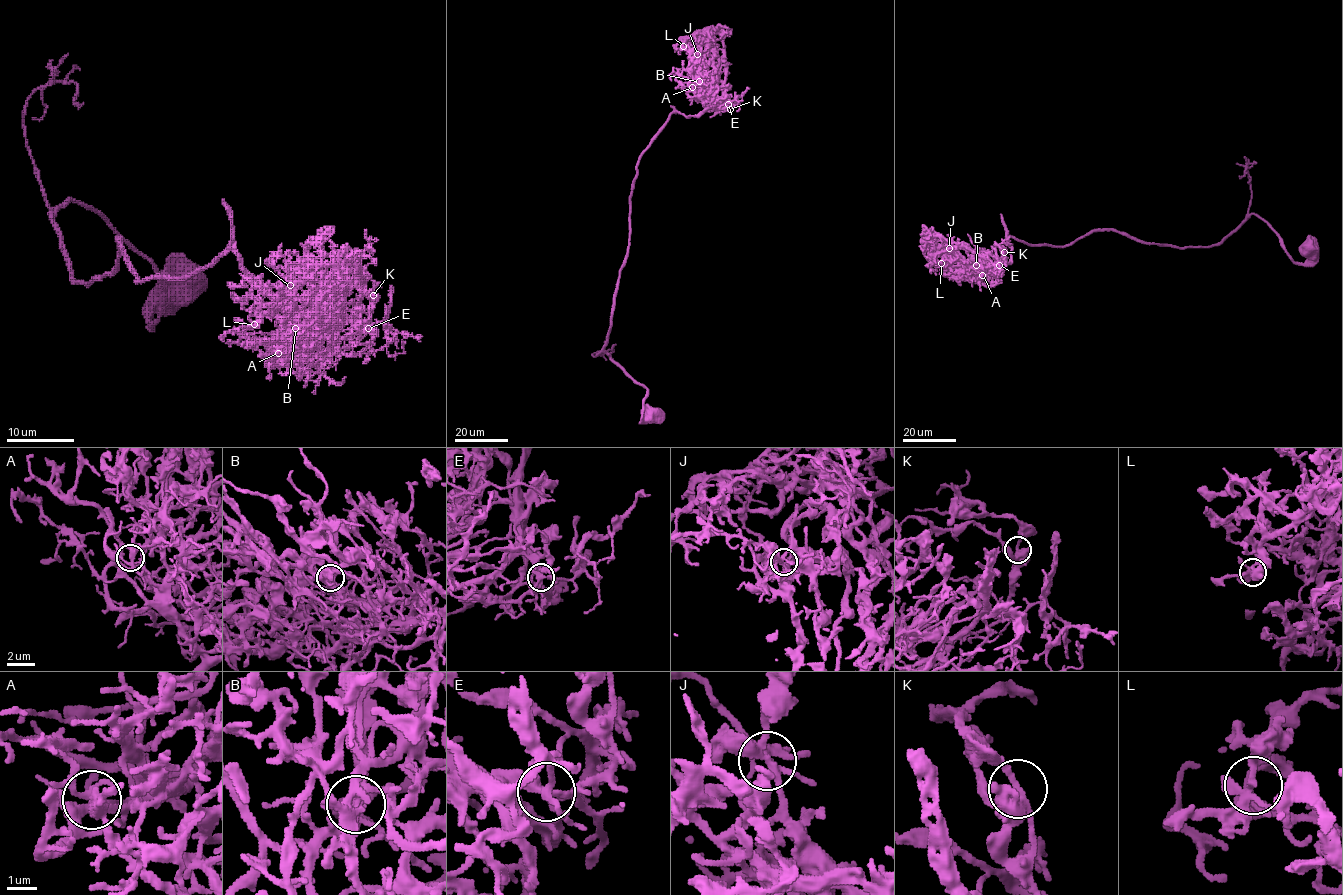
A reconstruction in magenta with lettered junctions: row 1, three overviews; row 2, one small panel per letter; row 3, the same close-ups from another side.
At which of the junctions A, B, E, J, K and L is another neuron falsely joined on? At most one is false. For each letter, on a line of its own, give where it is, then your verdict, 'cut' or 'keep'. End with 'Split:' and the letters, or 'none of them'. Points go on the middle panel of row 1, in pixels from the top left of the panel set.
A: at (692, 87); keep
B: at (699, 81); keep
E: at (728, 104); keep
J: at (697, 54); keep
K: at (730, 109); keep
L: at (683, 46); keep
Split: none of them

